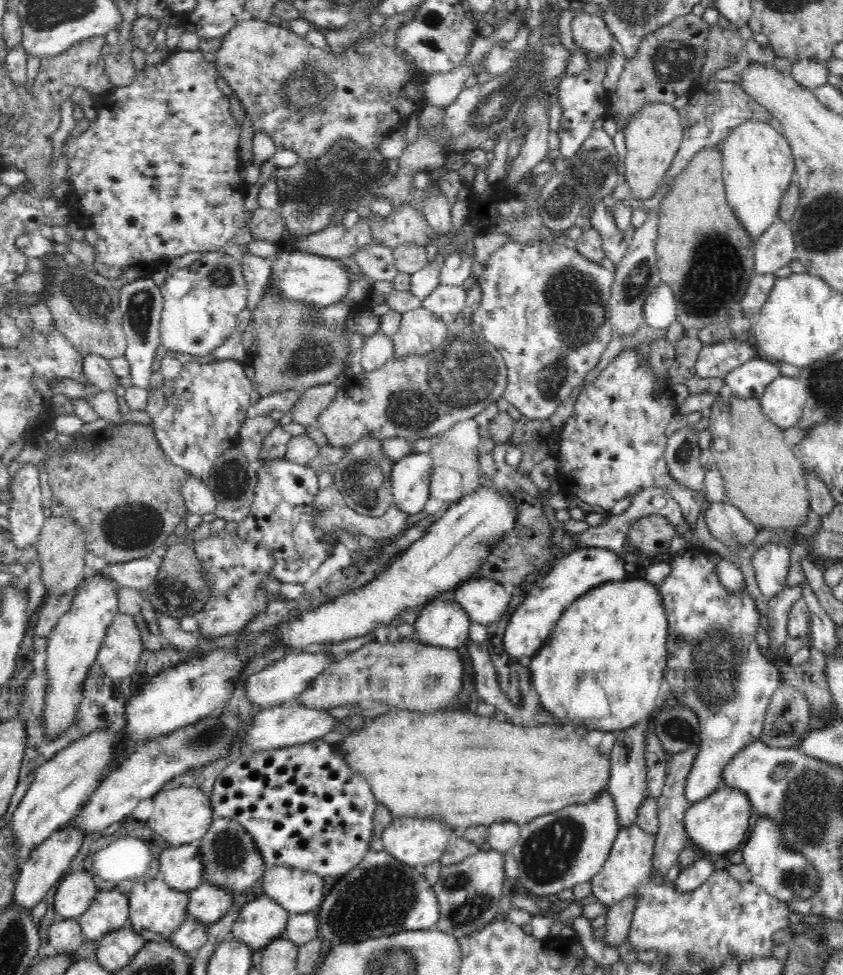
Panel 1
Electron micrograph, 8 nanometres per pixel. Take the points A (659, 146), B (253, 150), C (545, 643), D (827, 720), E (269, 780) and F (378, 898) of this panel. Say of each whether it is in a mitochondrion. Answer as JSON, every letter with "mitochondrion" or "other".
{"A":"other","B":"other","C":"other","D":"other","E":"other","F":"mitochondrion"}

